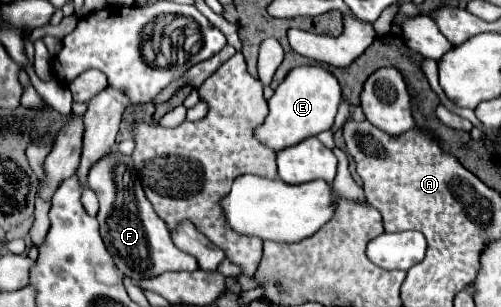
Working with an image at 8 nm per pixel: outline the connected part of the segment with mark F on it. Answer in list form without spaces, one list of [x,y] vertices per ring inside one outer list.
[[[117,145],[113,147],[111,155],[107,155],[107,159],[101,159],[89,171],[87,183],[89,183],[89,189],[93,189],[99,199],[97,221],[101,225],[101,237],[121,273],[139,281],[139,279],[161,275],[165,271],[199,269],[197,261],[191,255],[179,251],[173,245],[165,221],[153,211],[151,203],[147,201],[143,193],[143,187],[139,183],[139,175],[135,175],[131,157],[121,155],[117,151]]]

